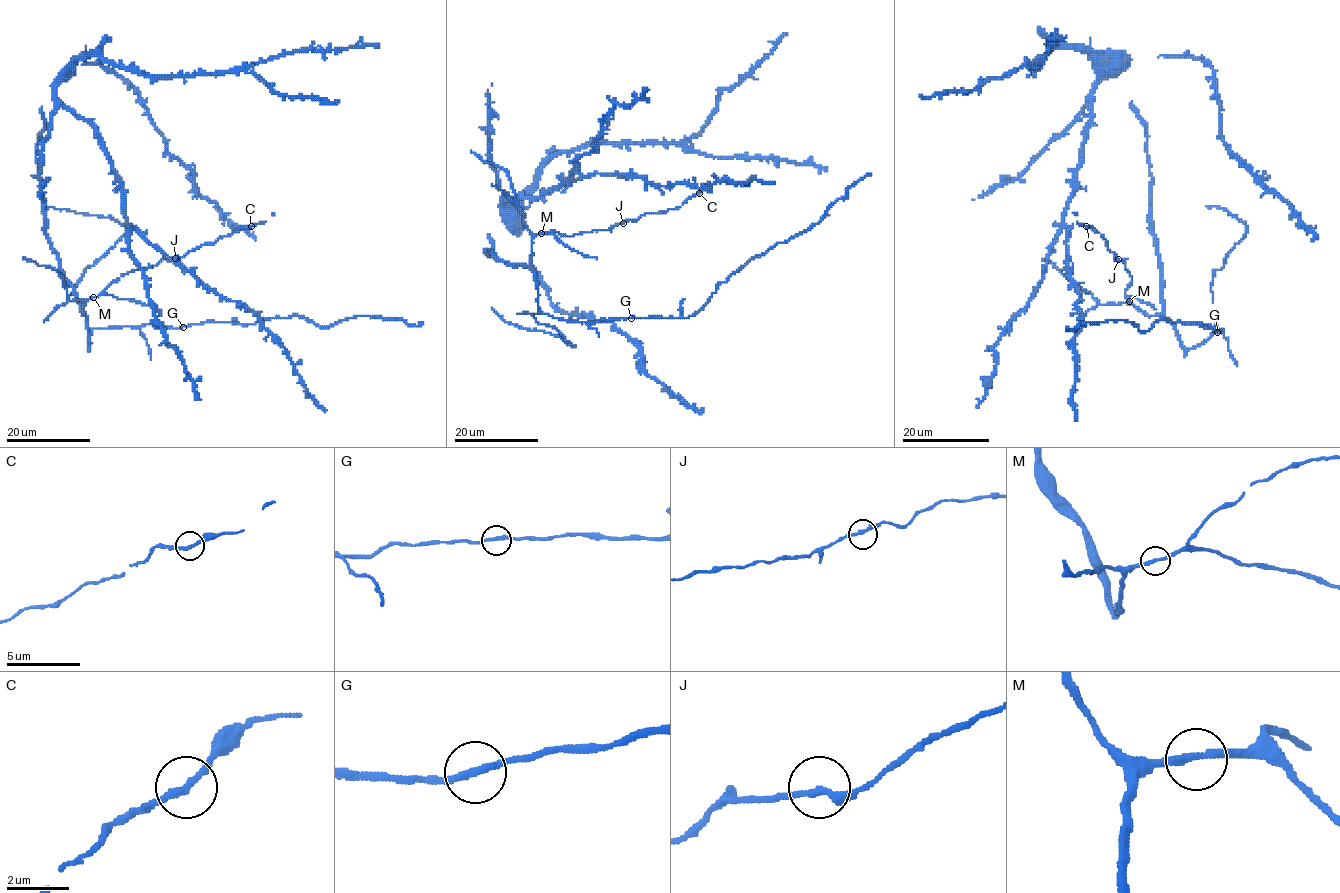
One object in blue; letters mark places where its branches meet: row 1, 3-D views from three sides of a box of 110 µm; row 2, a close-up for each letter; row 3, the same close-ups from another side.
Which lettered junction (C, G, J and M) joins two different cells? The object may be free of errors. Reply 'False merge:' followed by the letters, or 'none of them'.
False merge: none of them

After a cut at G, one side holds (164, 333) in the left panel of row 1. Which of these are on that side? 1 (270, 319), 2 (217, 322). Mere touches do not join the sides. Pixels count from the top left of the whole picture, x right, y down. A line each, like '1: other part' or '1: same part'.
1: other part
2: other part

